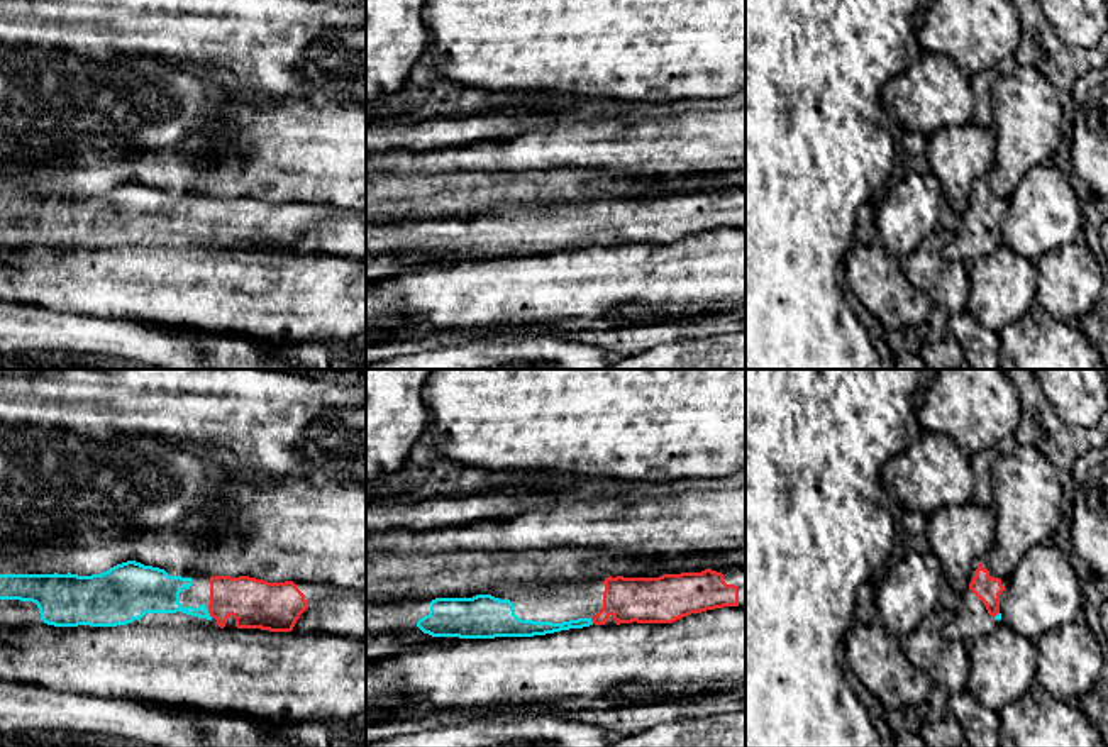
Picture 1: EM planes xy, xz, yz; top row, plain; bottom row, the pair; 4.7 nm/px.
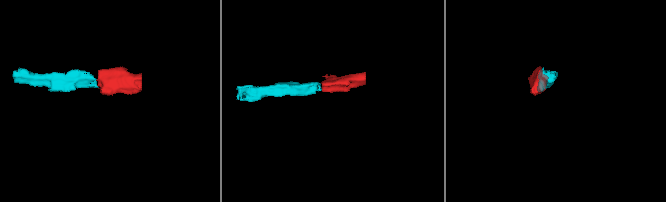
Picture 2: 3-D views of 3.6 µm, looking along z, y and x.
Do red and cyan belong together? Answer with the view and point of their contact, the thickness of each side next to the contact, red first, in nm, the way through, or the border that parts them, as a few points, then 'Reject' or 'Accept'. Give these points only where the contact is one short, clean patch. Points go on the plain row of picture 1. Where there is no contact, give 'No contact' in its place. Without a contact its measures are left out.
Touches red at xy (210, 236). Thickness 240 nm (red) against 160 nm. Path across: xy (254, 224), (224, 224), (210, 236), (182, 231), (163, 214). Accept

